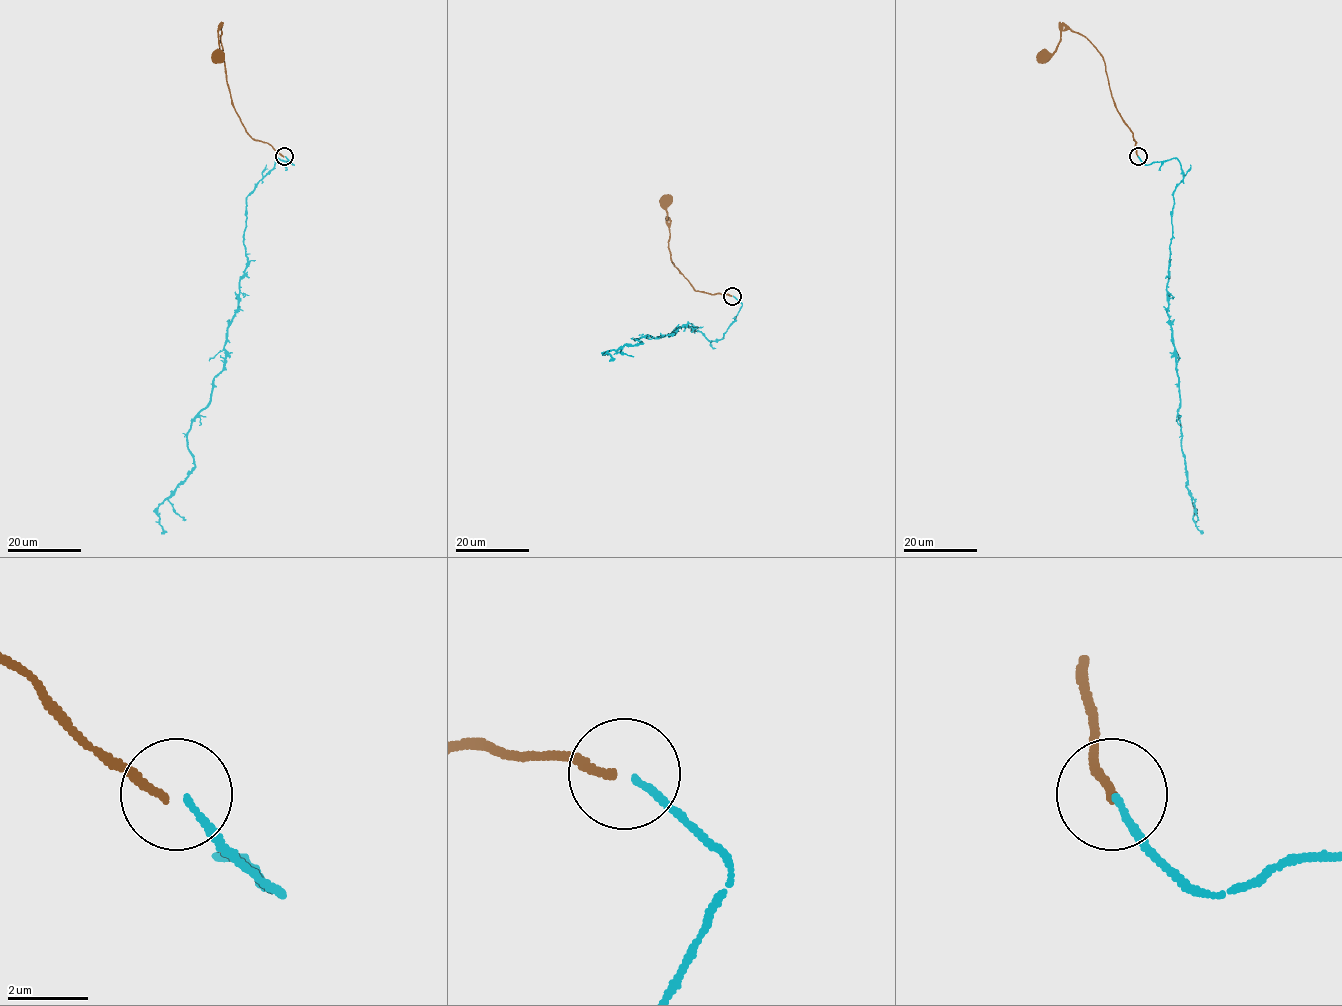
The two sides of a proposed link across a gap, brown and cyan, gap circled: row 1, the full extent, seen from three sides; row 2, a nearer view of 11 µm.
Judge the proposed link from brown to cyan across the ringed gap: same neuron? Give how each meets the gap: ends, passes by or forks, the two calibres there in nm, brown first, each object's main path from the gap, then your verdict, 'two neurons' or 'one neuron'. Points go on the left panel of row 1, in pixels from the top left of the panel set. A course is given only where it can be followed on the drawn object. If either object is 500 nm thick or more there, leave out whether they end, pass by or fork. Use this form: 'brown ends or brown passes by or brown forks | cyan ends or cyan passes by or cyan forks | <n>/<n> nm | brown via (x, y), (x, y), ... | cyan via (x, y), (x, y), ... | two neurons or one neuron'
brown ends | cyan ends | 200/150 nm | brown via (284, 156), (266, 142), (255, 140), (233, 107), (219, 29), (219, 48), (215, 53), (218, 55) | cyan via (285, 156), (294, 165), (276, 158), (246, 200), (225, 367), (187, 434), (195, 469), (157, 509), (161, 534) | two neurons

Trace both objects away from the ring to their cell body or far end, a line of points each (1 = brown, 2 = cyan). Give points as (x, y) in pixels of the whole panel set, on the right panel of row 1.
1: (1138, 156), (1132, 133), (1116, 107), (1099, 52), (1082, 35), (1064, 29), (1057, 48), (1043, 55)
2: (1138, 156), (1146, 165), (1175, 158), (1181, 167), (1173, 194), (1167, 312), (1186, 487), (1202, 534)

